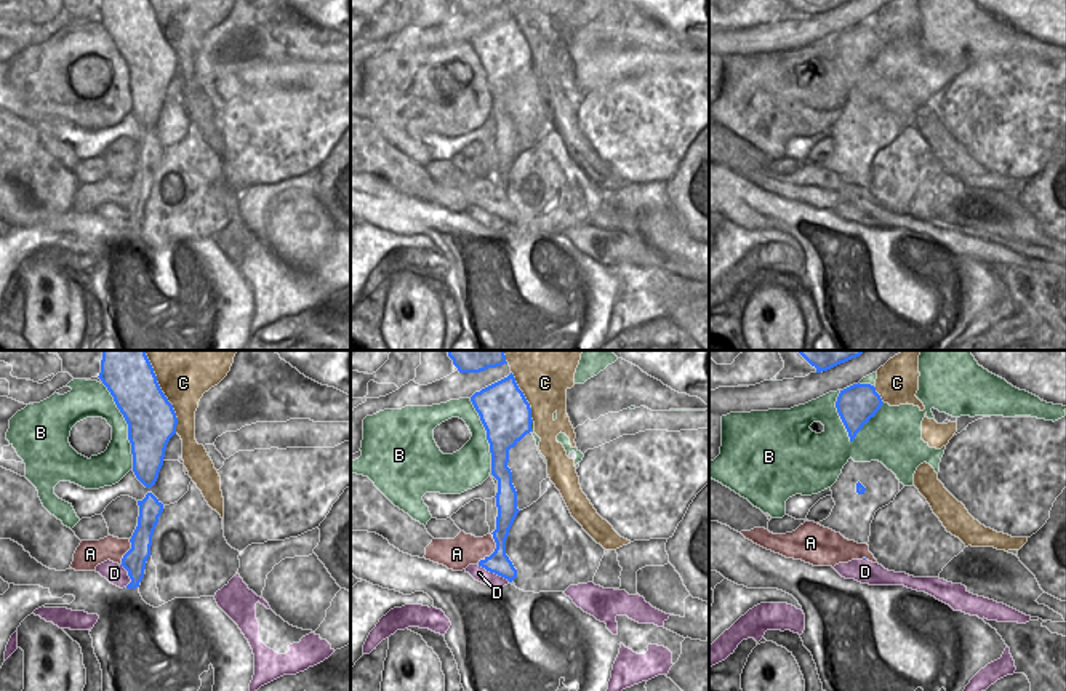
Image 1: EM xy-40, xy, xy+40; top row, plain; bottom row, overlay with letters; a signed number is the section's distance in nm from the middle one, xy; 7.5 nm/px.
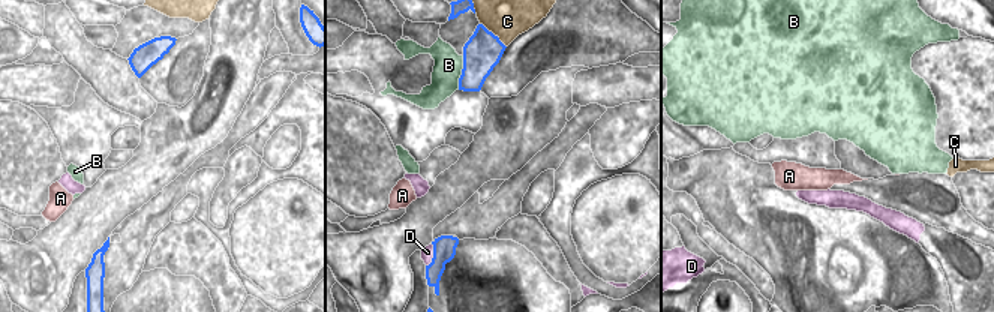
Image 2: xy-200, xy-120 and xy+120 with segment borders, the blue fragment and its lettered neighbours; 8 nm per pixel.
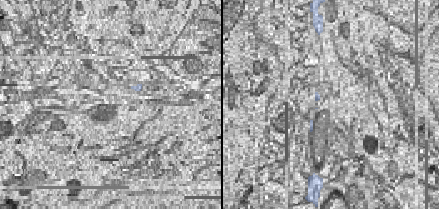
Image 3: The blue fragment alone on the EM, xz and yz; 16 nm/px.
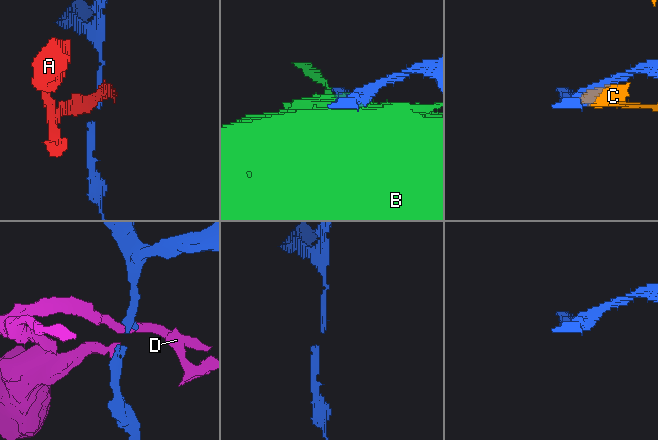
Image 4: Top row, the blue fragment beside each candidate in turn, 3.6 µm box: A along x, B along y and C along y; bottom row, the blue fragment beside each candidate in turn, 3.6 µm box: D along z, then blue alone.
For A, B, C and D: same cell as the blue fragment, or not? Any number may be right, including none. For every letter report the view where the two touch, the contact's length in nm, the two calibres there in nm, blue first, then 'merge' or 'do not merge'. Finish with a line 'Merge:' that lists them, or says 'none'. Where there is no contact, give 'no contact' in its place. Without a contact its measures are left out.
A: xy | 260 nm | 170/240 nm | do not merge
B: xy+40 | 400 nm | 280/420 nm | do not merge
C: xy-40 | 650 nm | 360/440 nm | do not merge
D: xy | 280 nm | 170/110 nm | do not merge
Merge: none

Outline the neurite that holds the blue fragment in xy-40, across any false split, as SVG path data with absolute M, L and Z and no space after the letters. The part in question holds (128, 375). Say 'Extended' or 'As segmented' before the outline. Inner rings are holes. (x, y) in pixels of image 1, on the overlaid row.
As segmented. M102 350L98 376L128 424L133 472L152 488L163 465L165 449L176 433L178 417L162 392L146 350Z

